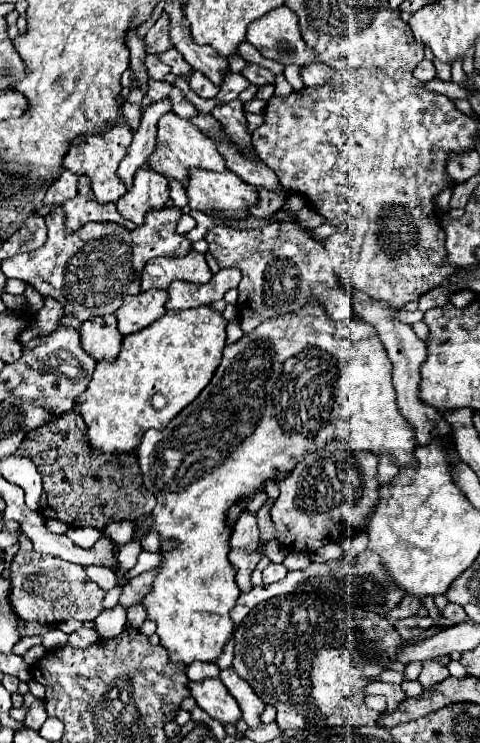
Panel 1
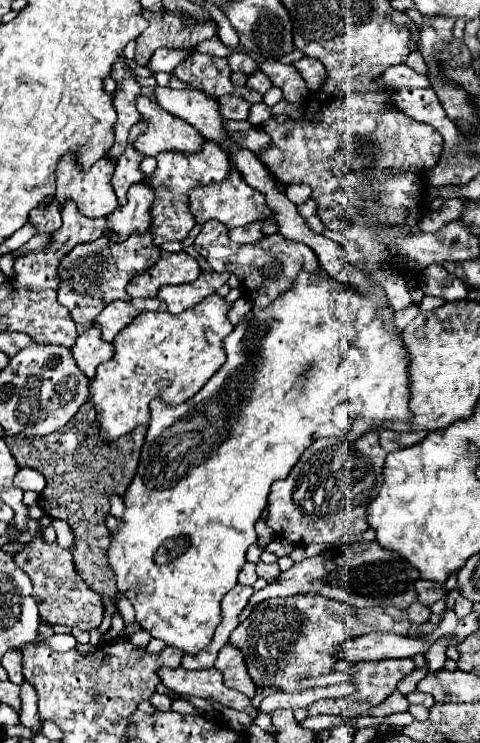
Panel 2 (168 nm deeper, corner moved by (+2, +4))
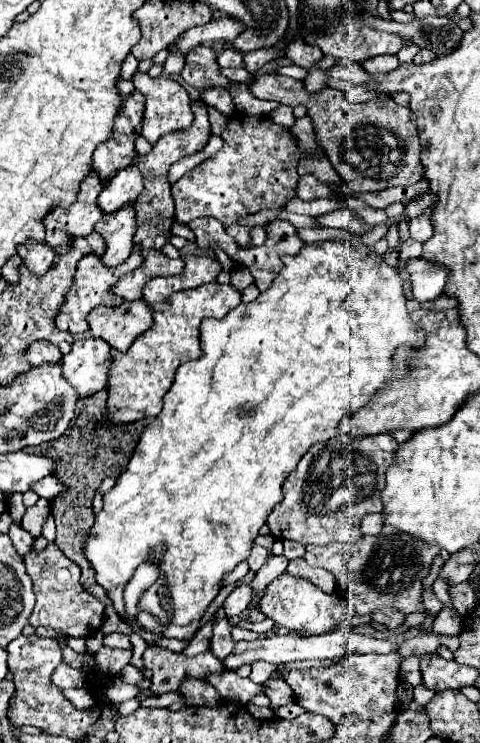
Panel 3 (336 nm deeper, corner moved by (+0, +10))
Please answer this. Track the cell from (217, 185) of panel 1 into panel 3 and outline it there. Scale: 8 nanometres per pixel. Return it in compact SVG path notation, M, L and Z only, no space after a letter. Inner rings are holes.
M193 102L191 110L195 114L195 122L189 130L181 130L181 132L171 132L165 134L157 140L157 144L153 146L153 150L147 156L139 156L139 170L145 176L145 190L137 196L135 200L135 210L137 210L137 232L135 232L135 242L143 248L157 248L161 250L169 238L171 238L171 228L175 224L175 202L171 196L171 184L167 178L169 166L179 162L185 156L193 156L197 152L201 152L209 138L211 138L211 124L207 118L207 106Z

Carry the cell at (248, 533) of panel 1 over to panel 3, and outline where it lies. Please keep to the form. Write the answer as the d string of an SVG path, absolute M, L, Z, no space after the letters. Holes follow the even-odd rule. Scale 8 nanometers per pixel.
M249 582L249 584L239 584L239 586L229 594L229 598L227 598L225 604L223 604L223 608L225 608L225 612L227 612L227 618L241 614L241 612L249 606L251 598L253 598L251 582Z

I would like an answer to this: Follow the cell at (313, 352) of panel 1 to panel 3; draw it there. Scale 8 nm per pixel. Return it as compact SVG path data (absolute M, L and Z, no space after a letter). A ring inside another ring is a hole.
M315 242L315 244L305 244L299 254L295 256L285 256L283 258L285 268L281 274L275 278L273 286L265 292L255 302L241 304L237 306L231 314L225 318L205 318L201 324L201 348L203 356L197 360L189 360L179 366L175 374L175 382L169 388L169 392L163 396L163 410L155 420L145 428L131 462L127 464L127 470L119 474L117 484L103 496L103 512L95 516L95 526L91 528L91 536L85 542L85 556L91 562L91 566L97 572L97 582L107 590L109 598L115 604L115 610L119 616L123 616L133 630L137 630L147 642L157 640L157 638L179 638L179 640L191 640L195 638L197 628L201 626L201 618L205 616L207 608L215 600L215 596L221 590L221 580L233 568L247 560L247 552L253 548L253 540L259 534L261 526L265 524L267 516L275 508L275 504L281 502L281 486L285 478L291 474L291 470L297 468L303 452L309 450L315 442L329 440L331 436L339 434L339 424L345 420L349 414L357 412L359 408L365 408L377 392L389 382L397 380L399 376L407 374L407 366L395 358L397 348L409 346L409 348L421 348L425 334L415 328L407 308L405 308L405 296L403 296L403 282L397 274L395 268L391 268L381 256L369 254L367 246L351 246L347 242ZM143 562L153 562L159 566L159 580L145 592L143 600L139 602L139 610L145 608L151 614L155 614L163 626L161 634L153 634L139 626L137 618L125 616L125 602L123 602L123 590L131 576L135 574L135 568L141 566Z

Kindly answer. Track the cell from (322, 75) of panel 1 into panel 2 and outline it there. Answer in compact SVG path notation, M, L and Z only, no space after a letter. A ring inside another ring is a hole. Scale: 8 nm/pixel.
M303 56L301 60L293 62L293 66L303 76L303 80L305 80L305 84L307 84L309 90L317 90L325 82L325 74L327 74L325 66L317 58Z

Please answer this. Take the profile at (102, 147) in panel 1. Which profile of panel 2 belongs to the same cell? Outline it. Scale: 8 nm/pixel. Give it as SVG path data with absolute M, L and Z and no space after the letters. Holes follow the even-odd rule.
M67 154L65 158L61 158L61 162L57 164L57 190L55 190L55 200L59 206L63 206L65 202L75 202L77 210L81 214L85 214L87 218L105 218L109 216L115 208L117 208L117 196L113 194L113 186L111 186L111 176L113 176L113 168L115 164L109 160L97 160L89 172L83 172L73 154Z

